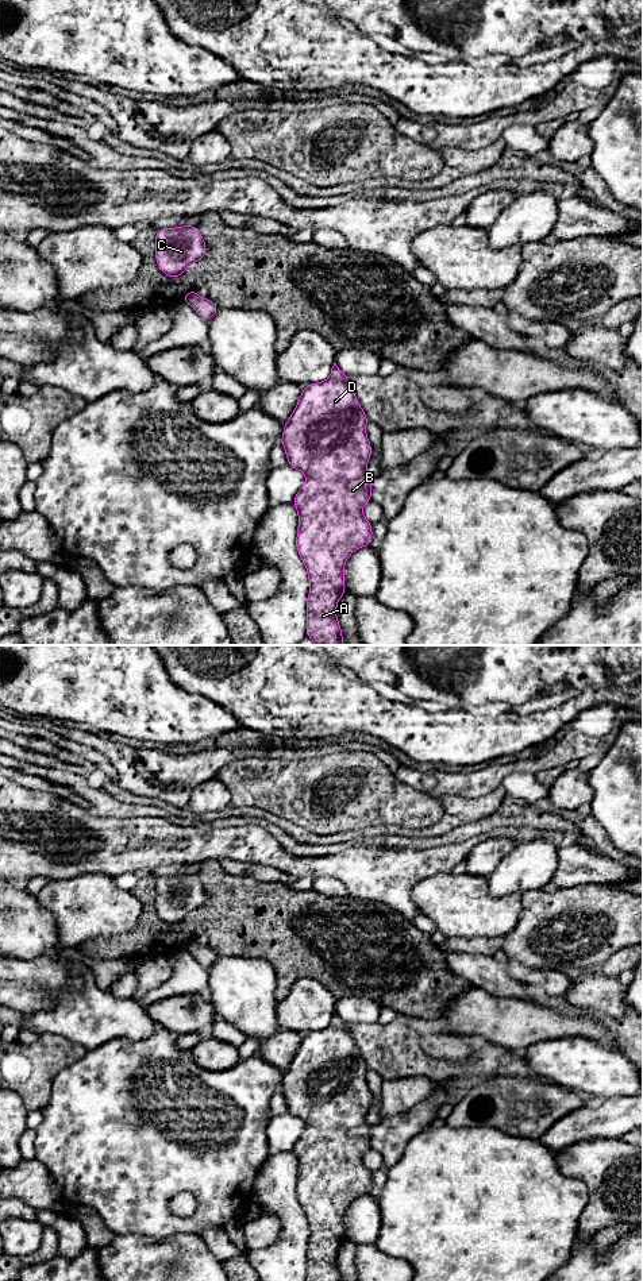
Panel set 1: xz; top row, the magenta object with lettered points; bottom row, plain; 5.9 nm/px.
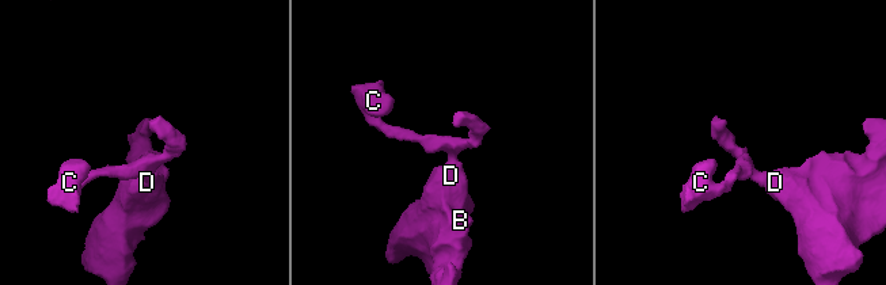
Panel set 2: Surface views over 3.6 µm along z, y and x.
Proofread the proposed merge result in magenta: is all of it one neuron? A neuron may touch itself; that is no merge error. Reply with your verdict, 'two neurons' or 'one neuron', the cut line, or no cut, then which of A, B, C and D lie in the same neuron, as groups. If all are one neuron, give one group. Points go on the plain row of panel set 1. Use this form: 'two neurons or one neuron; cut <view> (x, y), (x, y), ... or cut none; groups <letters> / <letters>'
one neuron; cut none; groups A B C D

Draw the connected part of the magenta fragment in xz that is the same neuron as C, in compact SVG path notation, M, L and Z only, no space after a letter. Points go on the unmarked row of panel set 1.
M197 873L157 877L154 892L157 912L170 926L182 923L192 911L207 903Z

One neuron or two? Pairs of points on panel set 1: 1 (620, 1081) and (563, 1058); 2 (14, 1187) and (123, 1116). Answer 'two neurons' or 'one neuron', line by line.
1: one neuron
2: two neurons

